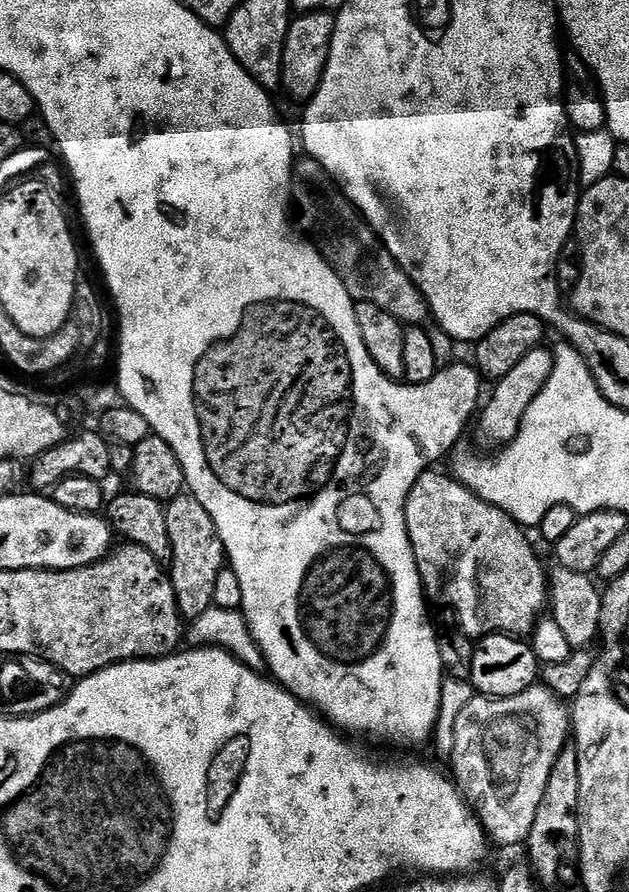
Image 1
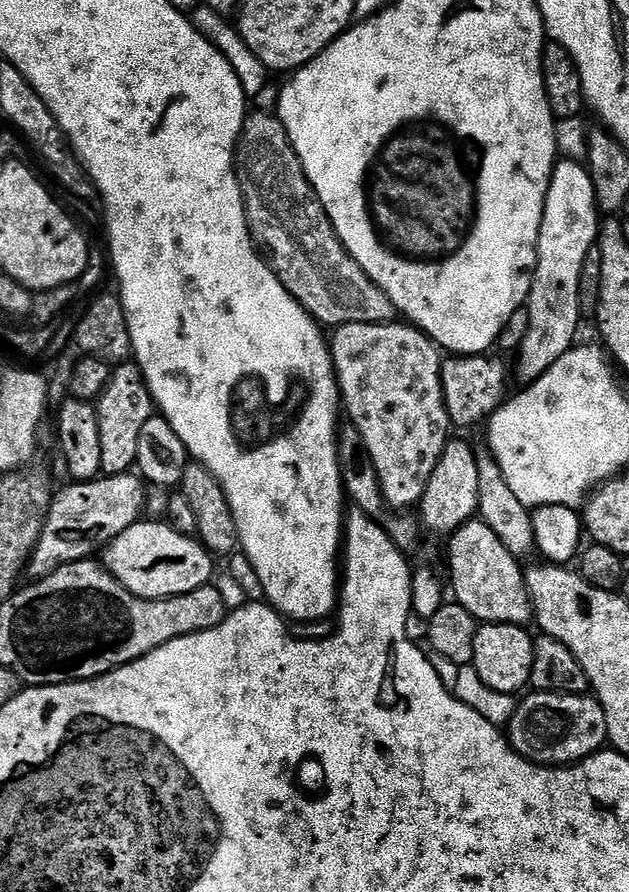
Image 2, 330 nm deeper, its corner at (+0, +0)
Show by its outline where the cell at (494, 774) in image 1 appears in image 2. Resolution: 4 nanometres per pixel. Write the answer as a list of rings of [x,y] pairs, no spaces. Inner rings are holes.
[[[533,691],[531,695],[517,703],[516,712],[506,725],[508,743],[519,756],[548,766],[553,762],[579,762],[605,747],[606,714],[599,700],[588,694]]]

